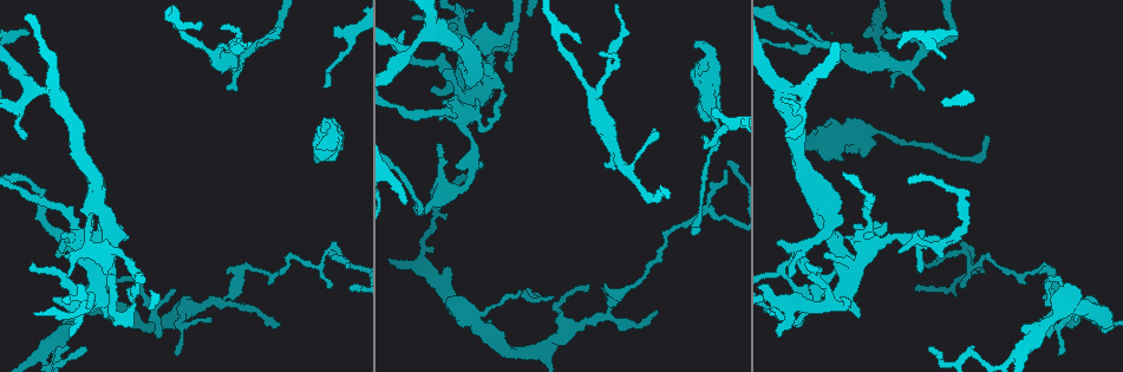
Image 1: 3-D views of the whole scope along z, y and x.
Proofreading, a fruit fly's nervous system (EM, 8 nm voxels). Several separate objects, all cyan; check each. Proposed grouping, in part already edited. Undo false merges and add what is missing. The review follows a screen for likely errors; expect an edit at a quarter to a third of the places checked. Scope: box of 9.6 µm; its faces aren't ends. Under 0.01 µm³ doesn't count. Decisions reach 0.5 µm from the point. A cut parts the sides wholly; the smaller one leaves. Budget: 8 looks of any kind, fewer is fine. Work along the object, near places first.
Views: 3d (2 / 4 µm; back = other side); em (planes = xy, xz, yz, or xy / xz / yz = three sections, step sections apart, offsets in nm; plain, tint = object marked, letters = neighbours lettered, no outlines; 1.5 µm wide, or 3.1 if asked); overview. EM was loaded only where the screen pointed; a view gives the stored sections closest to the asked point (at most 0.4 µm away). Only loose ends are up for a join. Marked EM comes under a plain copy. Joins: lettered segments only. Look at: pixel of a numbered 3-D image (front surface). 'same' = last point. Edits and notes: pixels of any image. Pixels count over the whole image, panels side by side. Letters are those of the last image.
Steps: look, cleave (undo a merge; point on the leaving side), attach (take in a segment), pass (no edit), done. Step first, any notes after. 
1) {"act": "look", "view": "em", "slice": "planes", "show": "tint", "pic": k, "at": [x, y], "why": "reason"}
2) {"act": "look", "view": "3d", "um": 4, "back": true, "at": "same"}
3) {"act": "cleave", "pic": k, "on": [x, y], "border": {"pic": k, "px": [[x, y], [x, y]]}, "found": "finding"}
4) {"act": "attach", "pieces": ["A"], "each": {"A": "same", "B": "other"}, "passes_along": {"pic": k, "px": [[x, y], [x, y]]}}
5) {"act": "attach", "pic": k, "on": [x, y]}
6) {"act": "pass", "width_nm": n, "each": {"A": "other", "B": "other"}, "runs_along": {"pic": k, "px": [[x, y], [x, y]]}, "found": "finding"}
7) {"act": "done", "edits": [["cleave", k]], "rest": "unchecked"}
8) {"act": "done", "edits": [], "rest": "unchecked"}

{"act": "look", "view": "em", "slice": "planes", "show": "letters", "pic": 1, "at": [412, 18], "why": "tapers out"}

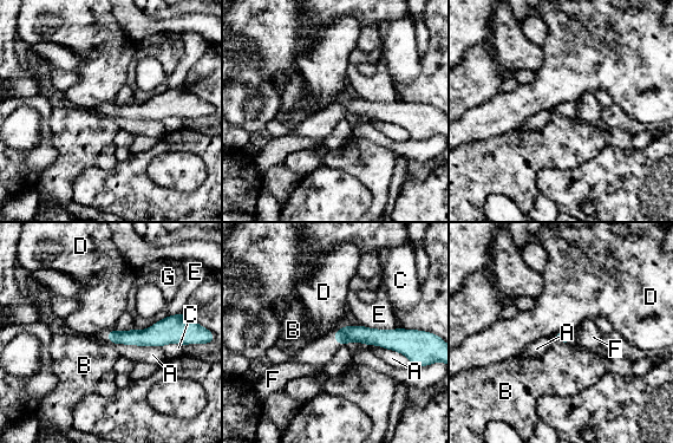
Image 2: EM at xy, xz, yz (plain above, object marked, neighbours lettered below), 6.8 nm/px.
{"act": "pass", "each": {"A": "other", "B": "other", "C": "other", "D": "other", "E": "other", "F": "other", "G": "other"}, "runs_along": {"pic": 2, "px": [[180, 330], [150, 337], [110, 338]]}, "found": "no lettered segment goes on from it"}

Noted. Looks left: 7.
{"act": "look", "view": "em", "slice": "xy", "step": 4, "show": "letters", "pic": 1, "at": [854, 243], "why": "branch stops here"}

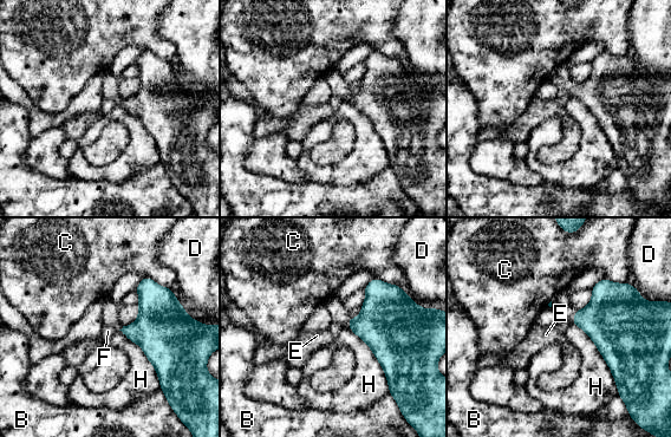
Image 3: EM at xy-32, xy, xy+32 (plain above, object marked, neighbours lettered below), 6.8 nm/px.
{"act": "look", "view": "em", "slice": "yz", "step": 4, "show": "letters", "at": "same"}

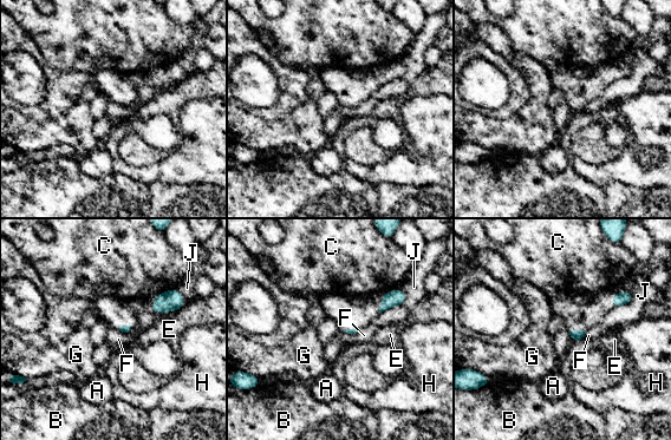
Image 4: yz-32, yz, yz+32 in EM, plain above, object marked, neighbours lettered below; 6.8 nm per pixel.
{"act": "pass", "each": {"A": "other", "B": "other", "C": "other", "E": "other", "F": "other", "G": "other", "H": "other", "J": "other"}, "border": {"pic": 4, "px": [[586, 332], [580, 339]]}, "found": "no lettered segment goes on from it"}

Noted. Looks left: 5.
{"act": "look", "view": "em", "slice": "planes", "show": "letters", "pic": 1, "at": [536, 293], "why": "an open end"}

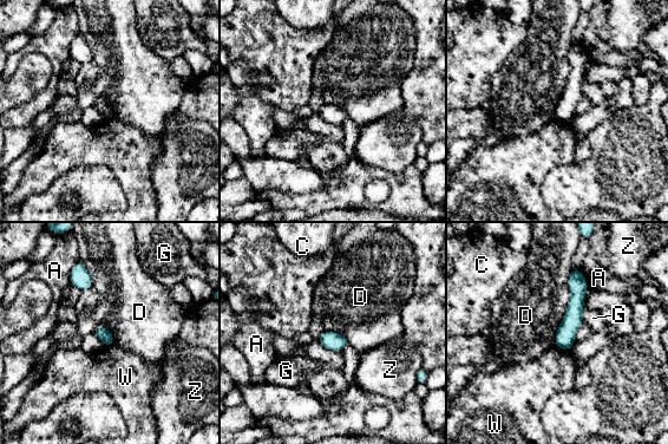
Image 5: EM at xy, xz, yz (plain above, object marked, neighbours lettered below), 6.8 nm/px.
{"act": "pass", "each": {"A": "other", "C": "other", "D": "other", "G": "other", "W": "other", "Z": "other"}, "border": {"pic": 5, "px": [[572, 269], [554, 344]]}, "found": "none of them fits"}

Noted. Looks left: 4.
{"act": "done", "edits": [], "rest": "unchecked"}

